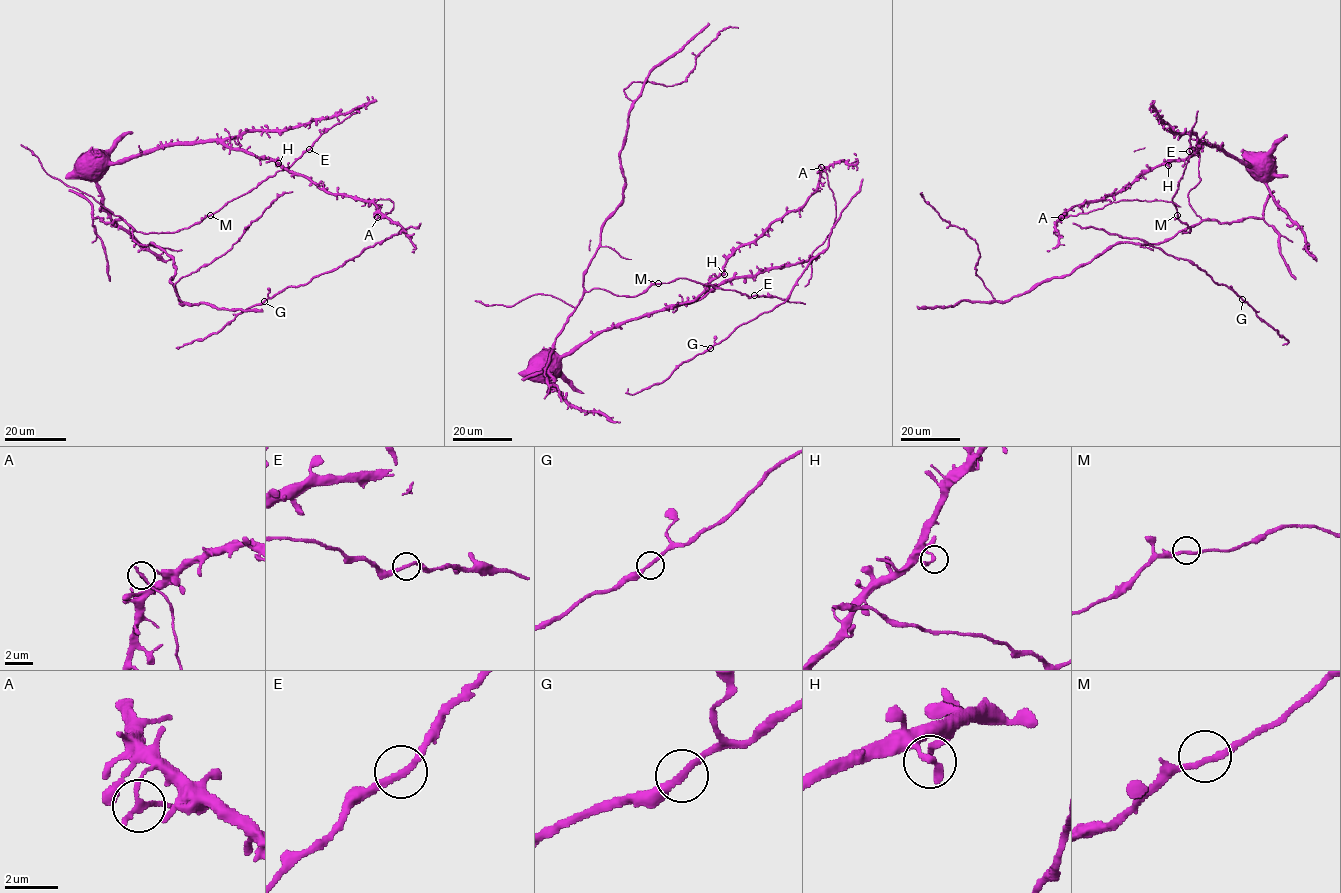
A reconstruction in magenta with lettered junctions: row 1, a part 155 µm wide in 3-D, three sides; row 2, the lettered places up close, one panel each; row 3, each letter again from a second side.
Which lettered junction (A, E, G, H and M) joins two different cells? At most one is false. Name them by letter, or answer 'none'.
A

